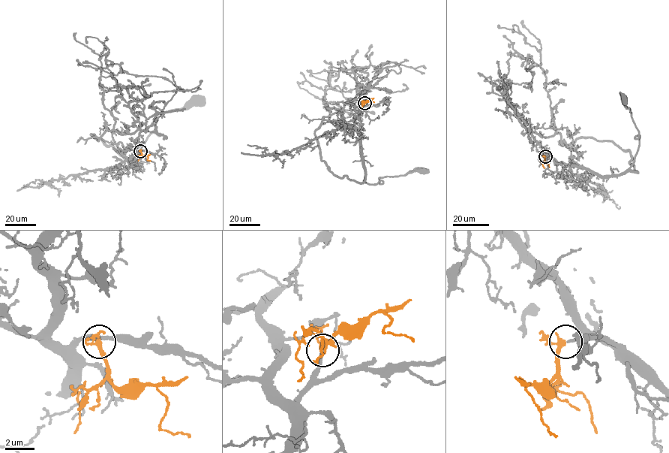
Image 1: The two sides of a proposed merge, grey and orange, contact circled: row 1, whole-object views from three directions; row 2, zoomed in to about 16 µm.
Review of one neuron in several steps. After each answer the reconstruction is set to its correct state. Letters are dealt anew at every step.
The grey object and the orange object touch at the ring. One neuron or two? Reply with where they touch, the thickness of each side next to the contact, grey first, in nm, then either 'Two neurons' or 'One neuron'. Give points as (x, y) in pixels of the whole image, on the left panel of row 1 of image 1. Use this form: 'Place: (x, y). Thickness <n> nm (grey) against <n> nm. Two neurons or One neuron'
Place: (140, 151). Thickness 200 nm (grey) against 280 nm. One neuron

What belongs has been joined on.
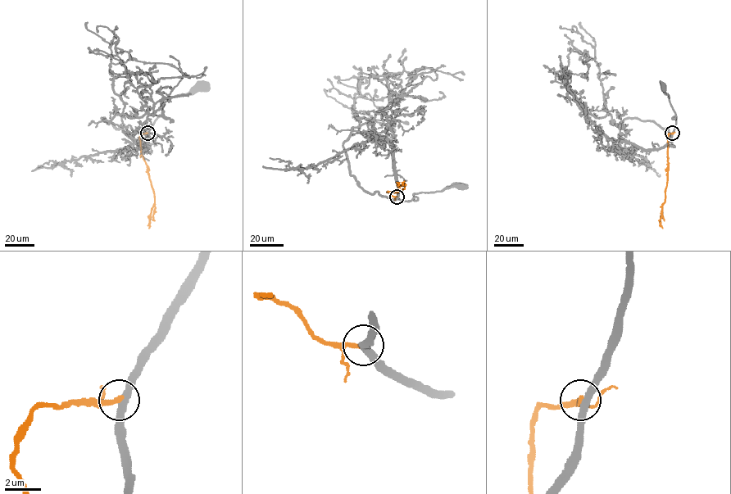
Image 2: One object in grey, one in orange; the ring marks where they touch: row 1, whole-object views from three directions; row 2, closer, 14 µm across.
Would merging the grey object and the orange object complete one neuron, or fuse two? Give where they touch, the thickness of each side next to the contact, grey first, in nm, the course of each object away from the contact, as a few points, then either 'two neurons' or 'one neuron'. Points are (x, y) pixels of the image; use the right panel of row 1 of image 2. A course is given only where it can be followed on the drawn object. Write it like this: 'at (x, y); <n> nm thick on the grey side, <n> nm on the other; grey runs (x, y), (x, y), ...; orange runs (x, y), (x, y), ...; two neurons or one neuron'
at (672, 133); 400 nm thick on the grey side, 260 nm on the other; grey runs (672, 133), (676, 117), (672, 118), (675, 115), (674, 111), (669, 95), (663, 91), (664, 86); orange runs (672, 133), (669, 133), (666, 187), (660, 220), (662, 228); two neurons

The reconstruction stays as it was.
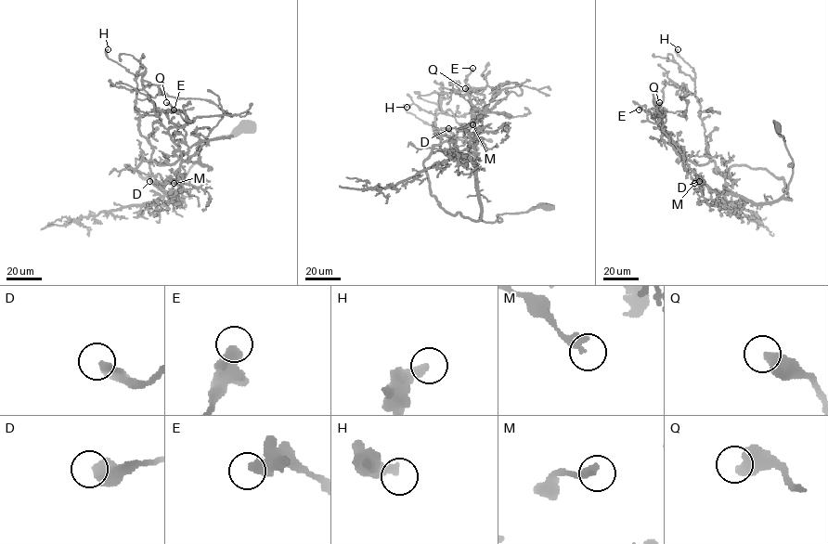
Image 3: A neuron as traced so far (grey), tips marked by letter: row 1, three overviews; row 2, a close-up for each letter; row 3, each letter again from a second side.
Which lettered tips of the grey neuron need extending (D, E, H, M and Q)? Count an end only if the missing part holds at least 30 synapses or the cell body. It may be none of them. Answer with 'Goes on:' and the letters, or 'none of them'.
Goes on: none of them

